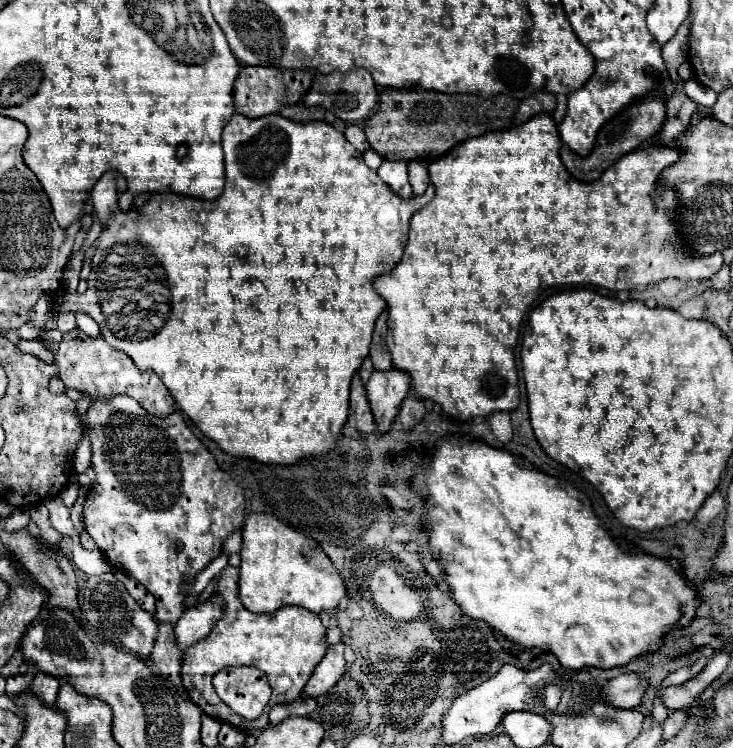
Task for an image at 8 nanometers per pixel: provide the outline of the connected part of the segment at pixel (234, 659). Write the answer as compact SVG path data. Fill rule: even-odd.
M227 566L227 576L225 572L221 572L215 586L215 594L223 598L223 618L215 624L209 636L205 636L195 646L191 646L183 656L183 668L181 668L183 686L191 702L195 702L211 718L217 718L219 722L229 722L241 730L255 730L255 728L263 730L269 724L267 712L263 712L257 720L245 720L229 712L229 706L225 706L216 694L211 684L211 676L223 666L233 666L233 664L255 666L269 676L269 684L273 688L271 706L293 702L301 696L301 690L307 684L313 668L325 656L327 650L325 626L317 614L297 606L283 606L273 614L249 612L239 602L237 590L233 588L233 566Z

